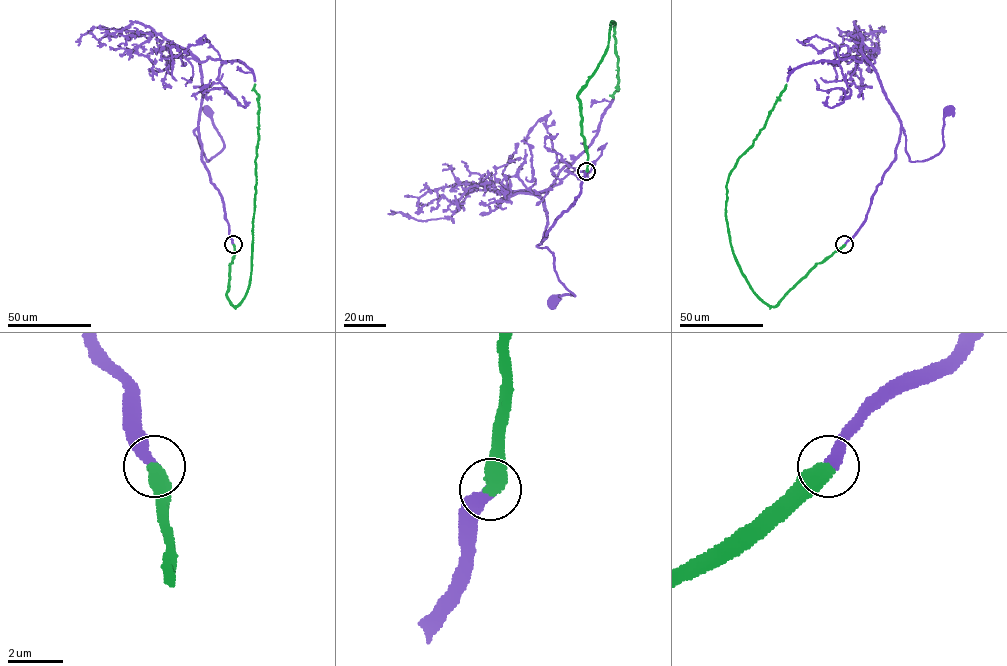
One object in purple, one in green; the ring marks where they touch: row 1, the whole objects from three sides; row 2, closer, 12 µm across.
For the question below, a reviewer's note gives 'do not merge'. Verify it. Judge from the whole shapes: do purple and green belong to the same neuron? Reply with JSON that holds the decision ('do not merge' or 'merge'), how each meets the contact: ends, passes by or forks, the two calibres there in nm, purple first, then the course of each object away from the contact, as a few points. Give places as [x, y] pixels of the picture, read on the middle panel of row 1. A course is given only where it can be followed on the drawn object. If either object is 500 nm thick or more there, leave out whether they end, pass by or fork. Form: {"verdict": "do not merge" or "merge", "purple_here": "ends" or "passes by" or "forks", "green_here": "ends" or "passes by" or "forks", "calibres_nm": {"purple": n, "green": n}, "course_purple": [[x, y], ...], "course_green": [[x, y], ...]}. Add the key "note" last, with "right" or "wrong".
{"verdict": "merge", "calibres_nm": {"purple": 400, "green": 550}, "course_purple": [[586, 171], [573, 204], [536, 246], [552, 252], [559, 281], [574, 295], [556, 296], [552, 301]], "course_green": [[586, 171], [587, 151], [581, 133], [581, 104], [577, 95], [606, 51], [612, 21], [618, 80], [614, 98]], "note": "wrong"}

